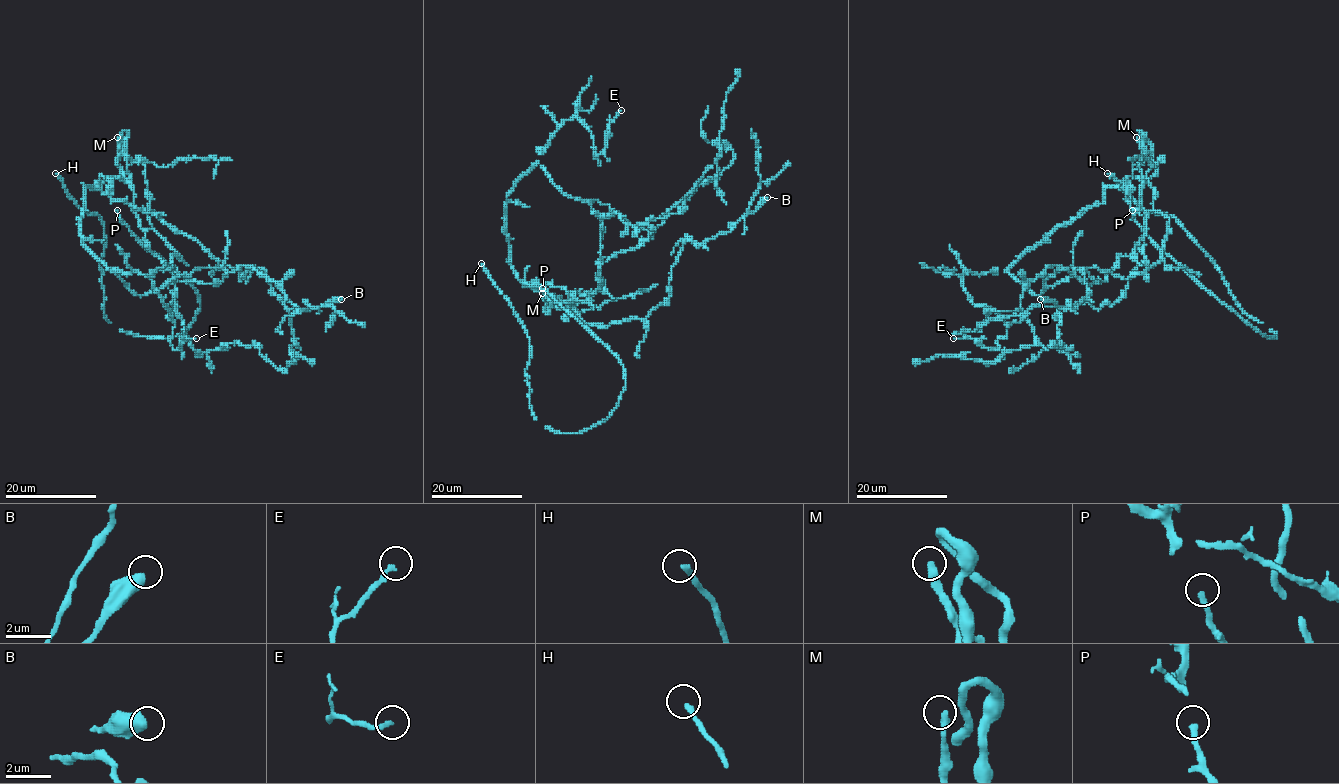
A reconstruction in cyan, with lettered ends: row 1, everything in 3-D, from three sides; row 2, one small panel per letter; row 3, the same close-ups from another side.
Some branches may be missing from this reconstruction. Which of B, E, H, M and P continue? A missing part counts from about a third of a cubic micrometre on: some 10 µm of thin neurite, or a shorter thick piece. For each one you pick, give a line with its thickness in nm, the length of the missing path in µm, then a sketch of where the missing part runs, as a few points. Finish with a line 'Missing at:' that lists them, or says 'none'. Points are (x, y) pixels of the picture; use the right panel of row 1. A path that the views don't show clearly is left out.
H: Thickness 240 nm. Missing length about 20 µm
M: Thickness 240 nm. Missing length about 40 µm
Missing at: H, M

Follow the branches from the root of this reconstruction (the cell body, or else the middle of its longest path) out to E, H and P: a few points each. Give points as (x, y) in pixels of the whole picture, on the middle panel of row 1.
E: (559, 298), (546, 312), (551, 301), (510, 264), (506, 196), (565, 120), (591, 132), (600, 164), (621, 110)
H: (559, 298), (624, 370), (619, 403), (578, 432), (553, 431), (536, 419), (524, 373), (528, 333), (481, 263)
P: (559, 298), (565, 302), (560, 303), (542, 288)

